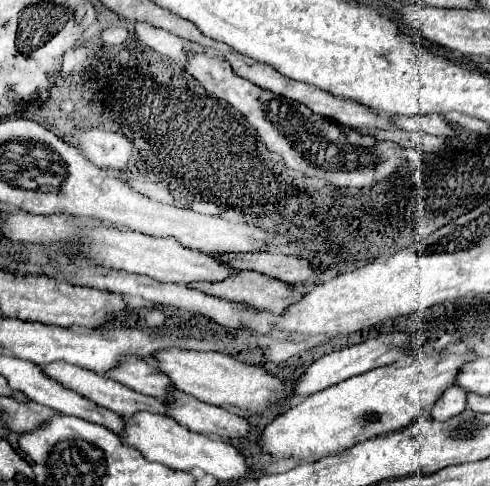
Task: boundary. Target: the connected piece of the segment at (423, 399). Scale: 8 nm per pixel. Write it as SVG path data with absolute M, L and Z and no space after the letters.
M441 352L425 358L415 358L409 366L381 366L369 370L367 374L343 380L313 396L303 398L297 406L279 414L271 424L265 426L257 444L261 452L275 458L307 460L309 456L327 458L333 454L341 454L359 442L401 430L409 422L413 422L419 412L429 410L431 404L441 398L441 392L445 388L453 386L457 368L471 358L473 356L469 356L469 352Z

